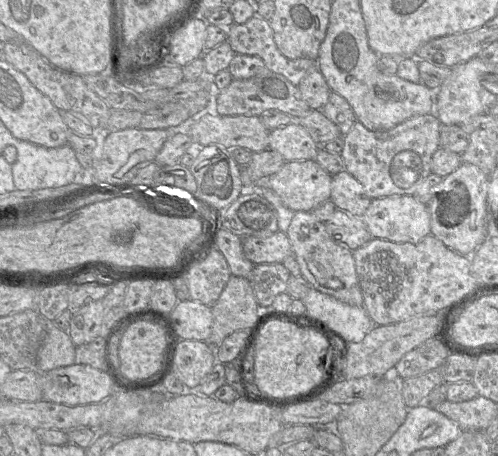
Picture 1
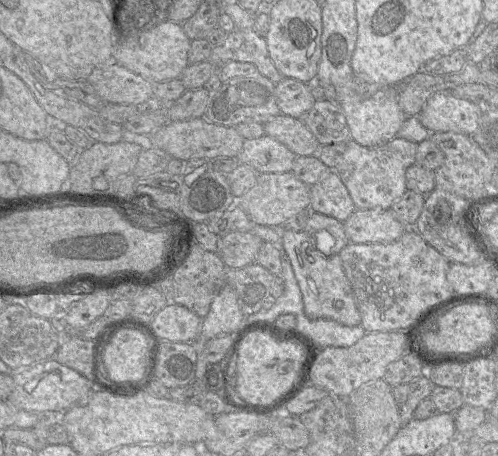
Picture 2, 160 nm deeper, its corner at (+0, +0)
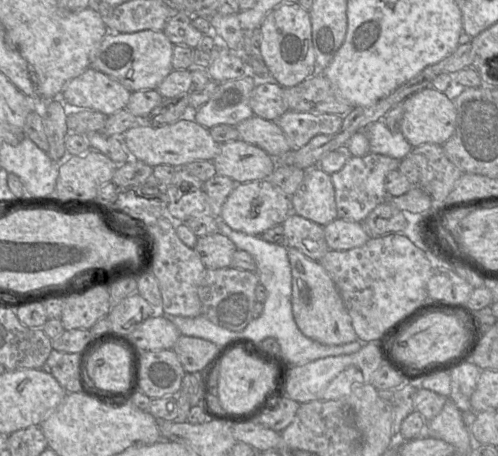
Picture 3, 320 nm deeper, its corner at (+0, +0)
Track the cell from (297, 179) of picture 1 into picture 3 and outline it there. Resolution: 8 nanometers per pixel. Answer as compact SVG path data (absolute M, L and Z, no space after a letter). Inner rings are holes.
M268 179L238 183L222 205L218 218L235 231L259 236L273 226L282 224L290 215L290 197Z

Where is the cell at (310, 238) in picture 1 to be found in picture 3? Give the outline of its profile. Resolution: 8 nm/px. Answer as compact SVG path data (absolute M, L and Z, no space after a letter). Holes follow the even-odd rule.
M288 248L292 272L292 312L299 330L308 338L325 345L343 345L358 340L340 293L319 261Z

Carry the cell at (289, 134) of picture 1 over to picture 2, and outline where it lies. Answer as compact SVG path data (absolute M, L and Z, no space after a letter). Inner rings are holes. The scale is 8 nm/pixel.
M263 135L245 139L236 156L239 164L246 164L262 173L285 173L292 170L296 155L278 140Z

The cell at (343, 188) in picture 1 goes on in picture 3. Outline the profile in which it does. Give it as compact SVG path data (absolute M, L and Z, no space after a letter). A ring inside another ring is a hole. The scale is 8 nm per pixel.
M317 166L305 171L304 179L290 197L290 202L292 213L323 227L338 217L331 175Z

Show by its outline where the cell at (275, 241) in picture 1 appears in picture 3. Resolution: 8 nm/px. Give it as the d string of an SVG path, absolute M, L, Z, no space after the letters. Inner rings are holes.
M216 232L198 237L193 248L207 269L228 268L236 245L225 235Z

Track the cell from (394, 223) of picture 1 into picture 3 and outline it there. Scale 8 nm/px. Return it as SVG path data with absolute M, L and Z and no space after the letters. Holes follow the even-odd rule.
M336 218L324 228L324 235L330 250L349 250L363 246L370 236L362 223Z

